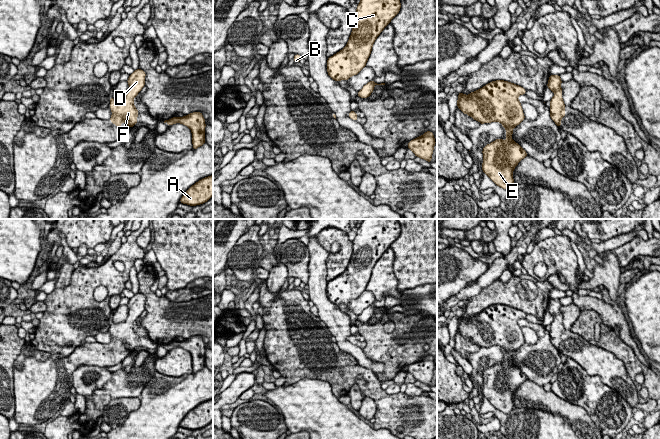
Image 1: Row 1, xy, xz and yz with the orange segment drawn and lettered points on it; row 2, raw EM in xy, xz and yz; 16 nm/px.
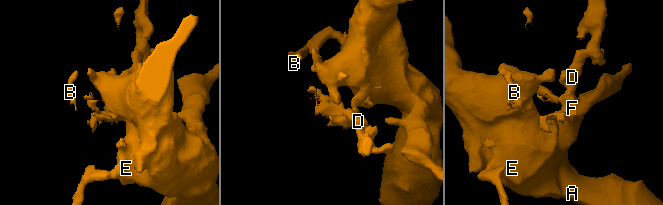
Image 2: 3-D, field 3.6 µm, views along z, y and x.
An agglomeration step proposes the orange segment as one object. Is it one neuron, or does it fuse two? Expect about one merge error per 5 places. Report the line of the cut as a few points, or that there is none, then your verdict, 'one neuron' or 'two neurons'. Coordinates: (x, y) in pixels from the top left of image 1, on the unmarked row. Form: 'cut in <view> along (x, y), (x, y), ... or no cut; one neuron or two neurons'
no cut; one neuron

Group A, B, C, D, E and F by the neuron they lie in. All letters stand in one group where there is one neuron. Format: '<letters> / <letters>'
A B C D E F

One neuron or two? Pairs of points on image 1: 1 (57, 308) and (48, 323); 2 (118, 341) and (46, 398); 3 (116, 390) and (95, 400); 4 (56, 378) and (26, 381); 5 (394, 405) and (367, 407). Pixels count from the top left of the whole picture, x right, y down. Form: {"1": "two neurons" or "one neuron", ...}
{"1": "one neuron", "2": "one neuron", "3": "one neuron", "4": "one neuron", "5": "two neurons"}

